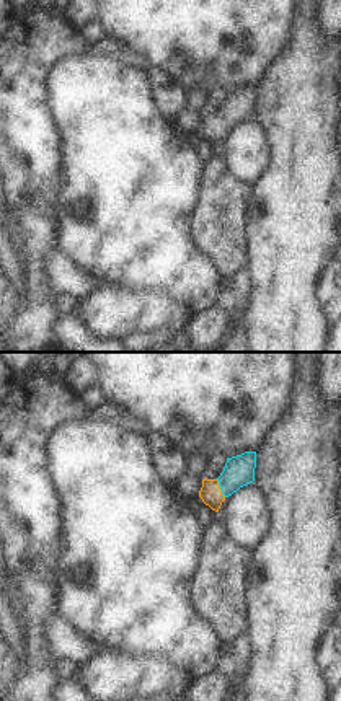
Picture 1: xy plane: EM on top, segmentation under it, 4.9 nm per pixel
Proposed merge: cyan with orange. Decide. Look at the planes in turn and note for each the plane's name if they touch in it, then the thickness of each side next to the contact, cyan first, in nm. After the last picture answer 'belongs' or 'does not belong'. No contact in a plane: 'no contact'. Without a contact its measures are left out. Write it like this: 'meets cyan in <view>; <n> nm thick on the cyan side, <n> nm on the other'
meets cyan in xy; 150 nm thick on the cyan side, 110 nm on the other

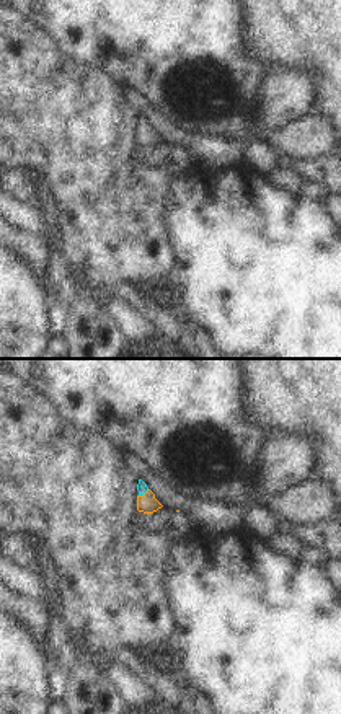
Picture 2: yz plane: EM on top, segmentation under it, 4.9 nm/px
meets cyan in yz; 50 nm thick on the cyan side, 90 nm on the other

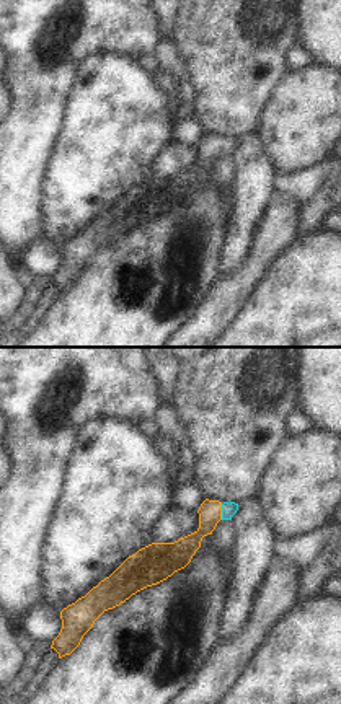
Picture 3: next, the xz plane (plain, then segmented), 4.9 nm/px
meets cyan in xz; 80 nm thick on the cyan side, 110 nm on the other

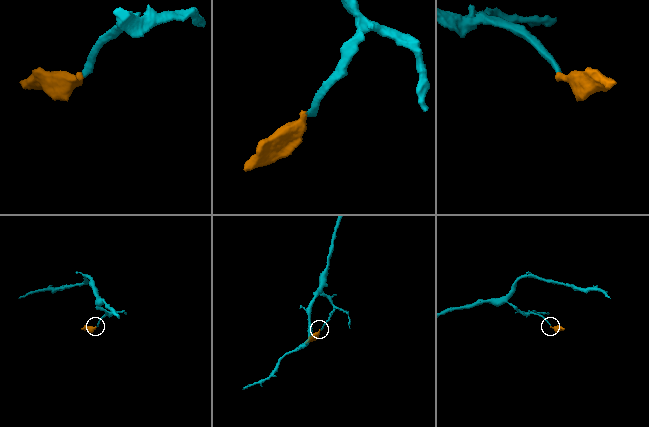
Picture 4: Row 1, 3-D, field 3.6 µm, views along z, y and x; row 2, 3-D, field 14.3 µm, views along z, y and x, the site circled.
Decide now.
belongs

